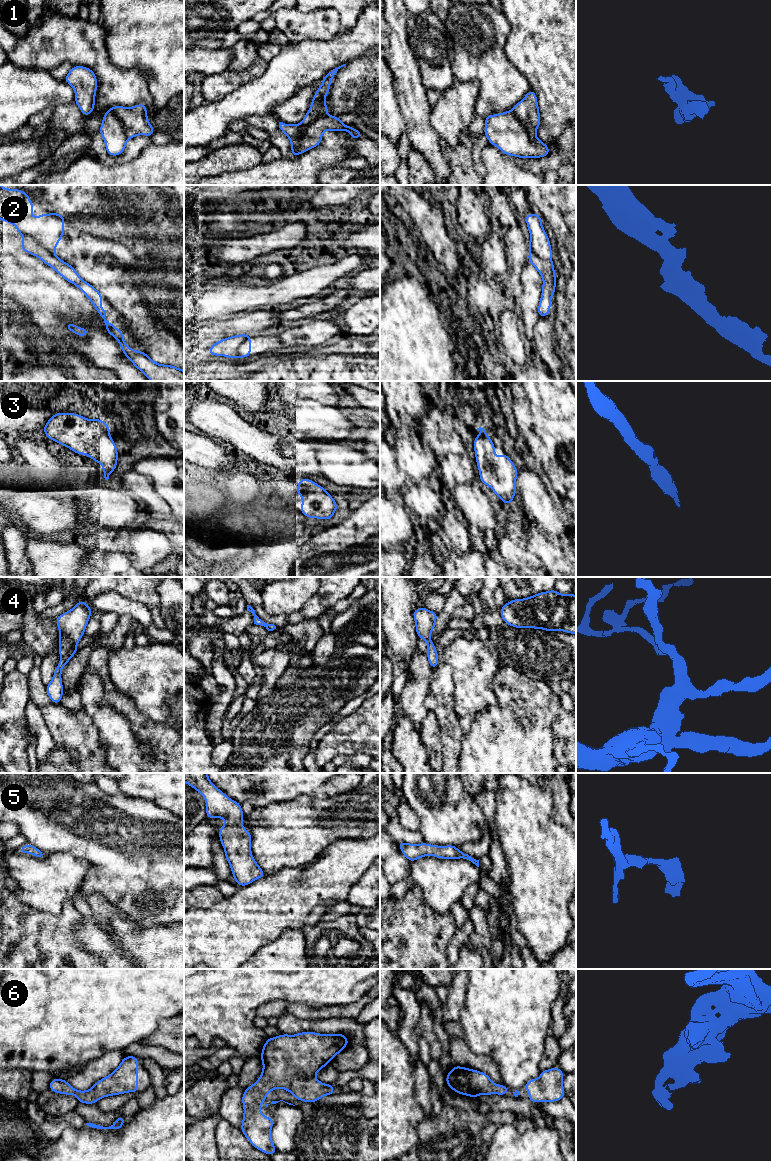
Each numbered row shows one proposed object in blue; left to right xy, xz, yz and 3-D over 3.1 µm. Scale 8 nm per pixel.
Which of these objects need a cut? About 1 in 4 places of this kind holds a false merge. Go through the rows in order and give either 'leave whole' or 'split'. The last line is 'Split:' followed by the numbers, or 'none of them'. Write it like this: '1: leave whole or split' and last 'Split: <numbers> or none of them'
1: split
2: split
3: leave whole
4: leave whole
5: leave whole
6: leave whole
Split: 1, 2

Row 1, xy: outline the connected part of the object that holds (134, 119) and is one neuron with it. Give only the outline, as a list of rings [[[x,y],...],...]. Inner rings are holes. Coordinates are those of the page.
[[[143,103],[134,107],[112,106],[106,112],[114,113],[122,122],[128,139],[137,135],[151,137],[155,130],[147,118],[147,108]]]

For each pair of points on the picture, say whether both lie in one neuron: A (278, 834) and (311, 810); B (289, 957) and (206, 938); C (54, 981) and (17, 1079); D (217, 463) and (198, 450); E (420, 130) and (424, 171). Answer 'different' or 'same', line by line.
A: same
B: different
C: different
D: same
E: different

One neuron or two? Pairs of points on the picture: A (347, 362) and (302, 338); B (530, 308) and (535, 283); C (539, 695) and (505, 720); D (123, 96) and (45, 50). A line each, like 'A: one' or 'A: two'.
A: two
B: one
C: two
D: one

